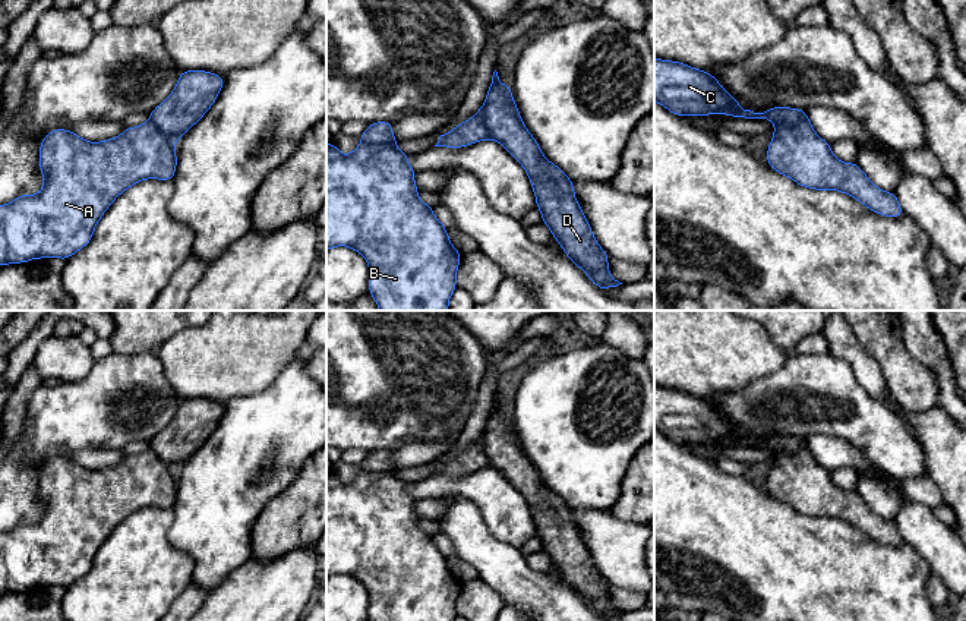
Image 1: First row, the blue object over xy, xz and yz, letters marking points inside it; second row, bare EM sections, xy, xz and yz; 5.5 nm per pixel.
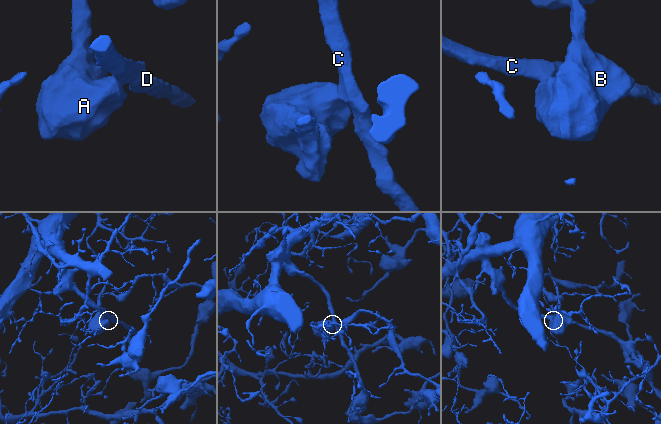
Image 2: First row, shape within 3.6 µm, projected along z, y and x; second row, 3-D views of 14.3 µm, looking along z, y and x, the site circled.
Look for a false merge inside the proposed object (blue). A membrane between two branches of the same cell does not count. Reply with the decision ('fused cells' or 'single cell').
fused cells

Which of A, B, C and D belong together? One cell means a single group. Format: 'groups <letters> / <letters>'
groups A B / C D

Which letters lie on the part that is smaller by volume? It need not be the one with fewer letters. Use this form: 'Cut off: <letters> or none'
Cut off: A, B

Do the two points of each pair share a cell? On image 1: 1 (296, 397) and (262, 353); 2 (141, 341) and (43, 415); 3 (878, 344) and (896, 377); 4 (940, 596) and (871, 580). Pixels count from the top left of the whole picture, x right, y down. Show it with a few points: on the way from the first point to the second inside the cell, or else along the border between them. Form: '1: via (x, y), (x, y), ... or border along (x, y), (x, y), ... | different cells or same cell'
1: border along (305, 350), (265, 387), (251, 393) | different cells
2: border along (113, 350), (120, 353), (154, 353) | different cells
3: via (886, 352), (895, 361), (896, 369) | same cell
4: border along (931, 573), (927, 582), (927, 598), (933, 605) | different cells

